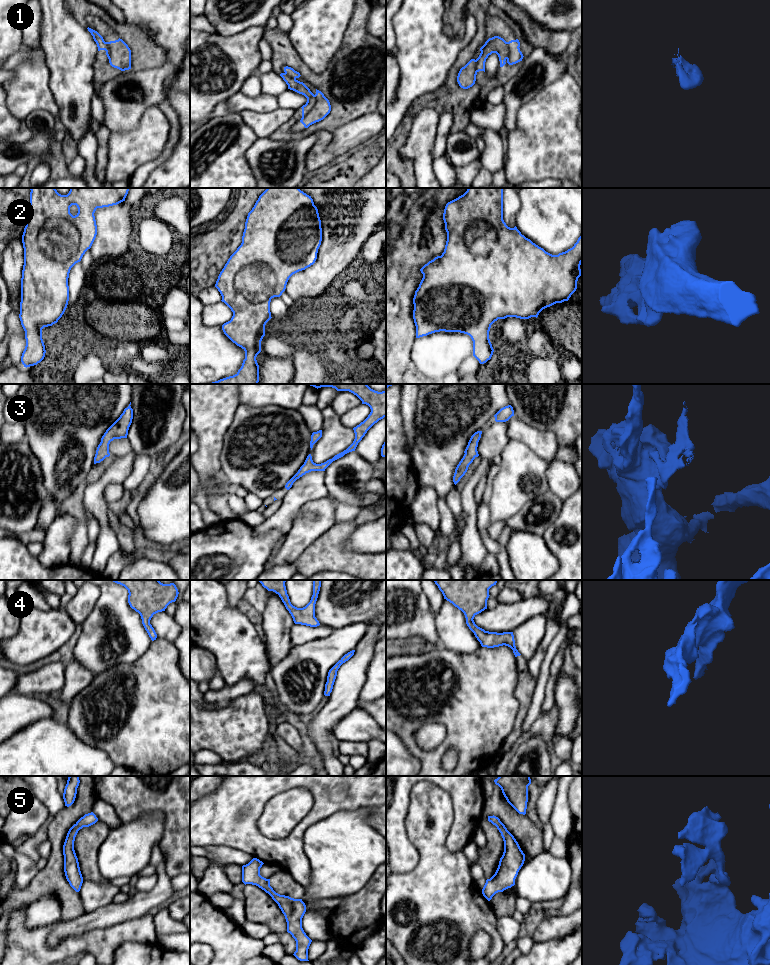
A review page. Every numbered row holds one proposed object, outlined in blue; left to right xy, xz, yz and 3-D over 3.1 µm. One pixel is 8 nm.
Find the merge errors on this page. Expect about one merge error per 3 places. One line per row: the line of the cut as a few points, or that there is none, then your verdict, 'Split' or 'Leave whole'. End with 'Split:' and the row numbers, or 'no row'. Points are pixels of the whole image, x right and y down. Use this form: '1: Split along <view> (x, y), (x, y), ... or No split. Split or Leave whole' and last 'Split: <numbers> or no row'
1: Split along xz (315, 95), (315, 104), (302, 118). Split
2: No split. Leave whole
3: No split. Leave whole
4: No split. Leave whole
5: No split. Leave whole
Split: 1

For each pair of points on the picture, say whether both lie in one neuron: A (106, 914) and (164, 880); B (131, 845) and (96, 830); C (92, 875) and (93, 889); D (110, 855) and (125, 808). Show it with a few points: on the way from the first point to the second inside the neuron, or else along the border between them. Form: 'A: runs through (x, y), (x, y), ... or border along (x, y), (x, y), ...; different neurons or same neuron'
A: runs through (121, 912), (147, 901), (153, 895); same neuron
B: border along (110, 830), (96, 856); different neurons
C: border along (83, 879), (108, 882); different neurons
D: border along (143, 813), (131, 821), (122, 823); different neurons

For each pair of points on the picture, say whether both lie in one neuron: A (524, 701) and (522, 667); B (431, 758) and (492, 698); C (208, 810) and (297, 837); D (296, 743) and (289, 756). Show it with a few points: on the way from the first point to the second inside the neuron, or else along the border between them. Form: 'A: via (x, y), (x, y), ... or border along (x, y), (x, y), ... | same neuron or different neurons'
A: via (524, 693), (524, 675) | same neuron
B: via (446, 744), (477, 713) | same neuron
C: via (230, 821), (258, 846), (275, 846) | same neuron
D: border along (276, 733), (302, 755) | different neurons

